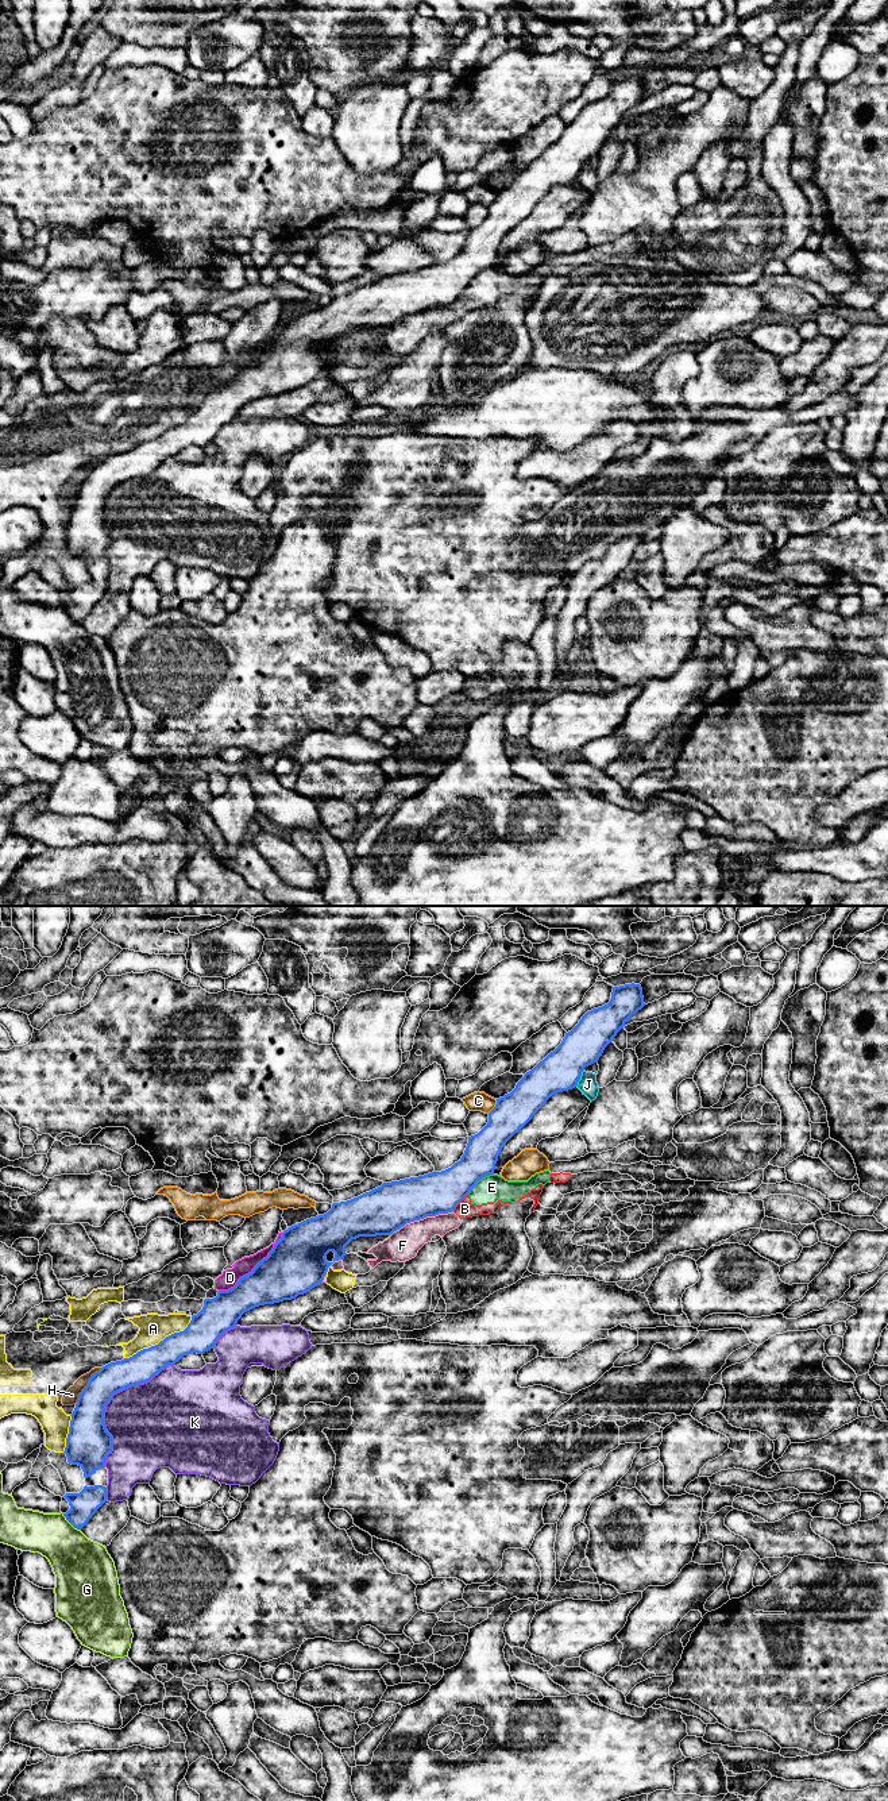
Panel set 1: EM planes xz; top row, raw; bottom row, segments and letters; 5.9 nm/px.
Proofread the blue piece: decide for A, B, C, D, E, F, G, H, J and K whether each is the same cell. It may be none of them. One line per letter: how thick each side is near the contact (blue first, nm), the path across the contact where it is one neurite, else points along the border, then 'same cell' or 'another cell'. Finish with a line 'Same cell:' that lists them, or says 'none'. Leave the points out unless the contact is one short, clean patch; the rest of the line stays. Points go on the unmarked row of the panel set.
A: 200 nm thick on the blue side, 170 nm on the other; another cell
B: 260 nm thick on the blue side, 100 nm on the other; border along xz (467, 286), (452, 303); another cell
C: 220 nm thick on the blue side, 110 nm on the other; another cell
D: 340 nm thick on the blue side, 100 nm on the other; same cell
E: 240 nm thick on the blue side, 150 nm on the other; border along xz (493, 266), (482, 270), (467, 286); another cell
F: 280 nm thick on the blue side, 190 nm on the other; another cell
G: 160 nm thick on the blue side, 320 nm on the other; another cell
H: 200 nm thick on the blue side, 90 nm on the other; another cell
J: 240 nm thick on the blue side, 110 nm on the other; border along xz (583, 162), (575, 178); another cell
K: 240 nm thick on the blue side, 440 nm on the other; another cell
Same cell: D

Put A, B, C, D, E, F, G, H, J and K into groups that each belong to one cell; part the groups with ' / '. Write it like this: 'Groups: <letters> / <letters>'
Groups: A / B E F / C / D / G / H / J / K

